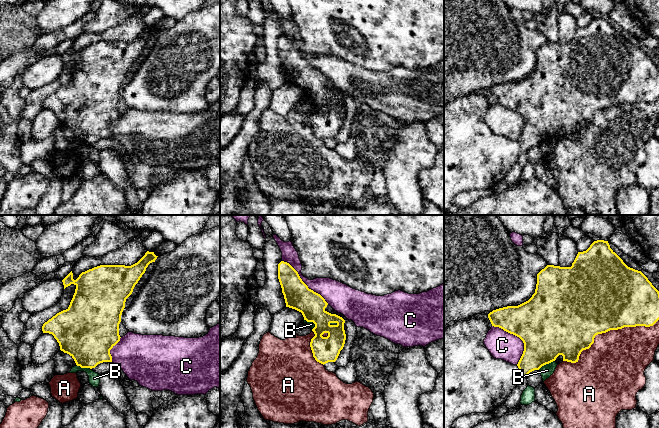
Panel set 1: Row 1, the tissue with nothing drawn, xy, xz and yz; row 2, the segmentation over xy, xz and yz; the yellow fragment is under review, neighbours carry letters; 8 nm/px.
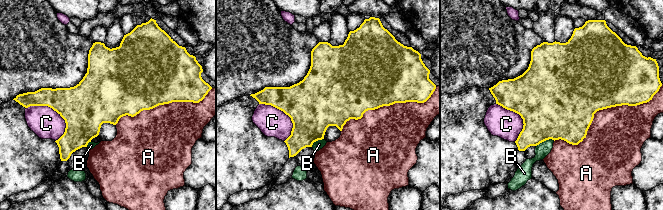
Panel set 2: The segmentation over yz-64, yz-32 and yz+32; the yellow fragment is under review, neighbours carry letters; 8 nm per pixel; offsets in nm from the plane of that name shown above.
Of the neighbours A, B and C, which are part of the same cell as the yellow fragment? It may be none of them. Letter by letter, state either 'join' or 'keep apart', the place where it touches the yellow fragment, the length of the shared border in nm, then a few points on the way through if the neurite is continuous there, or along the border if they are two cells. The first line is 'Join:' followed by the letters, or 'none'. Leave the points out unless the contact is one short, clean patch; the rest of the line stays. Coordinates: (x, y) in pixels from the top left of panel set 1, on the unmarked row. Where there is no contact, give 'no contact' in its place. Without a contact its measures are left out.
Join: none
A: keep apart; contact yz (606, 107); length 850 nm
B: keep apart; contact yz (546, 139); length 150 nm; border yz (554, 136), (542, 141), (538, 145)
C: keep apart; contact yz (519, 113); length 380 nm

